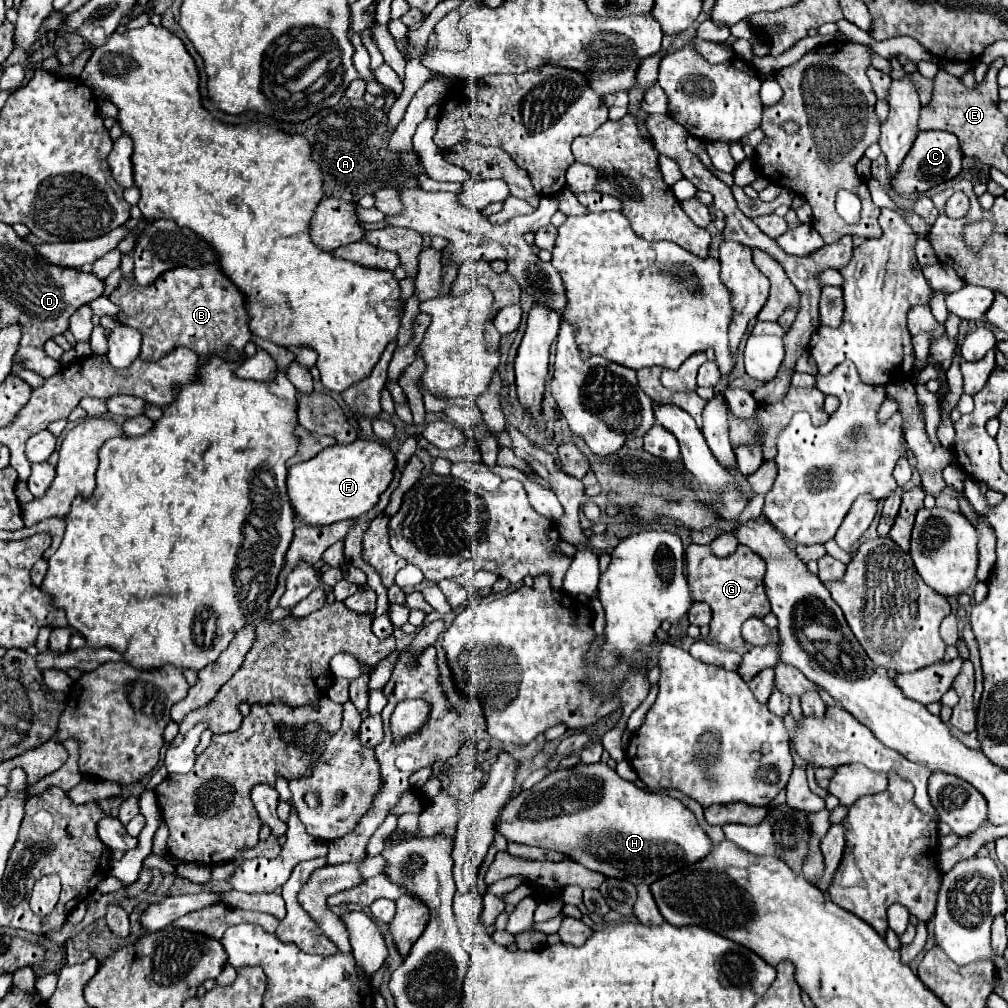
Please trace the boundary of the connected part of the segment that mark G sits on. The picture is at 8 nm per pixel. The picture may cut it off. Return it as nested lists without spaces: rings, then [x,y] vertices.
[[[690,544],[686,550],[686,578],[692,588],[694,602],[706,602],[712,608],[710,640],[726,648],[740,648],[744,644],[740,626],[744,620],[756,616],[764,618],[770,612],[770,602],[762,586],[764,562],[750,548],[738,546],[738,550],[728,558],[718,558],[712,554],[710,546]]]

